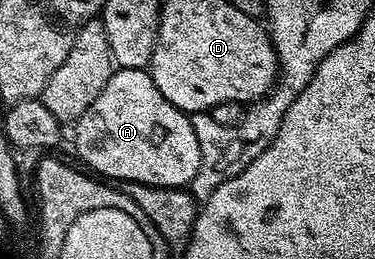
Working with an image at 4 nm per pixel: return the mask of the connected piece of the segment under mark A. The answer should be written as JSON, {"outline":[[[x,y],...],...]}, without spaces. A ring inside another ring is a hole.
{"outline":[[[116,68],[110,82],[102,86],[102,94],[98,94],[94,102],[90,102],[90,110],[86,110],[86,114],[82,114],[82,118],[76,121],[76,128],[76,156],[84,159],[89,164],[87,167],[97,177],[107,178],[112,182],[132,181],[152,187],[187,189],[194,174],[198,174],[200,151],[192,116],[178,110],[164,97],[162,90],[154,86],[151,71],[142,68]]]}

